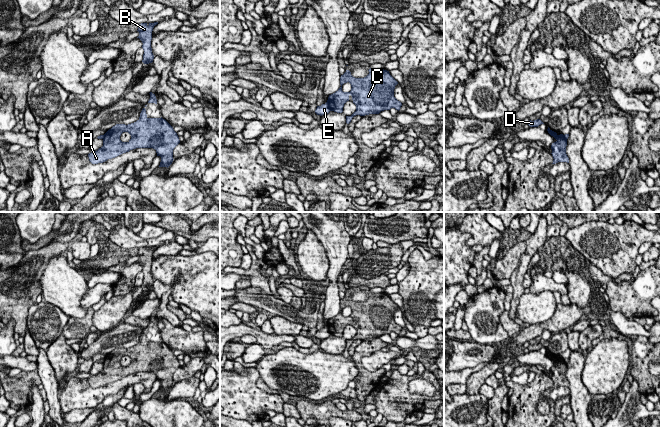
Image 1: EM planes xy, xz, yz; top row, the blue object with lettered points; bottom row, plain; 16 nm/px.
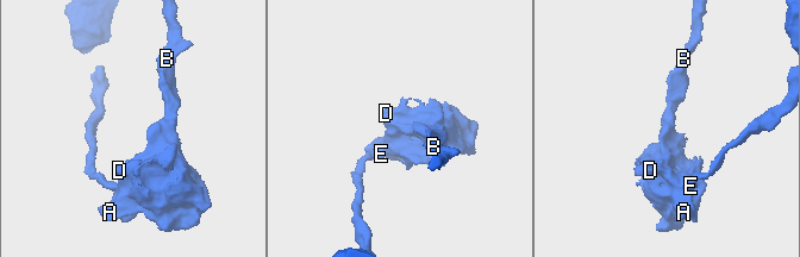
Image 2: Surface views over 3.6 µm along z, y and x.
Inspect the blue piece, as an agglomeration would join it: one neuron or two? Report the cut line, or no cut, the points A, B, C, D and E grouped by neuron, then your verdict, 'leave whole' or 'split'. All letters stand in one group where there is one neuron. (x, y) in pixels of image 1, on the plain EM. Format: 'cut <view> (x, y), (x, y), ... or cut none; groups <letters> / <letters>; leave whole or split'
cut xz (327, 325), (328, 331), (331, 334); groups A B C D / E; split

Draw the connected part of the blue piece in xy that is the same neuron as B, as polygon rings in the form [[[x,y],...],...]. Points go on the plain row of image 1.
[[[158,246],[149,248],[141,247],[138,249],[137,255],[139,256],[139,260],[137,262],[139,262],[143,267],[142,272],[144,274],[144,278],[142,286],[144,288],[152,287],[154,283],[154,279],[152,277],[152,272],[151,272],[151,264],[152,264],[153,252],[157,248]]]

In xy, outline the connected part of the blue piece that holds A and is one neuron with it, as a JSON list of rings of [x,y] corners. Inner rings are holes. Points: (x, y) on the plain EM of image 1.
[[[145,331],[139,343],[131,348],[116,348],[103,362],[103,370],[88,378],[92,388],[103,387],[136,372],[153,372],[161,381],[159,391],[169,391],[173,386],[173,374],[180,367],[173,351],[162,341],[148,342]],[[128,356],[131,363],[122,366],[120,360]]]

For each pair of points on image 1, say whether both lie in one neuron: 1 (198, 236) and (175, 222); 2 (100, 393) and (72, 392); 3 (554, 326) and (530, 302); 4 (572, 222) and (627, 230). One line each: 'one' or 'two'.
1: one
2: one
3: two
4: two

